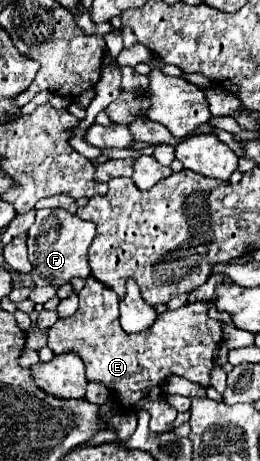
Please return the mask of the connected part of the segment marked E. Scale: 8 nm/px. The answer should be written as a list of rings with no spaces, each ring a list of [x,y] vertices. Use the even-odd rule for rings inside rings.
[[[89,277],[85,287],[79,291],[79,309],[67,319],[59,319],[49,331],[47,347],[59,353],[75,353],[83,359],[87,367],[87,381],[105,385],[111,393],[119,397],[119,403],[127,409],[141,411],[147,409],[151,415],[149,429],[153,433],[165,433],[177,411],[159,399],[161,385],[167,377],[179,375],[201,387],[209,387],[211,371],[215,369],[213,351],[223,341],[221,321],[207,315],[207,301],[187,303],[177,311],[165,311],[157,321],[141,333],[125,333],[119,329],[117,303],[113,301],[113,291]]]

